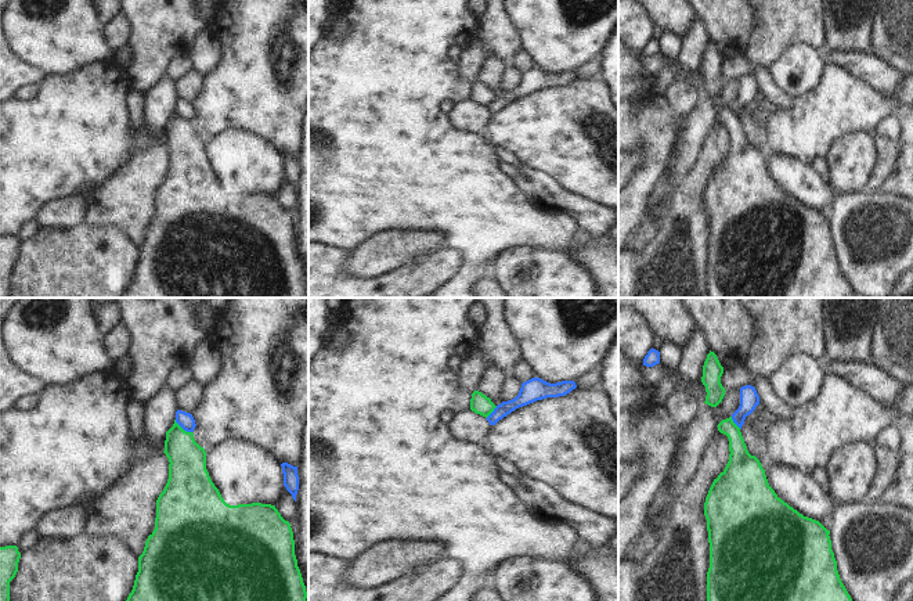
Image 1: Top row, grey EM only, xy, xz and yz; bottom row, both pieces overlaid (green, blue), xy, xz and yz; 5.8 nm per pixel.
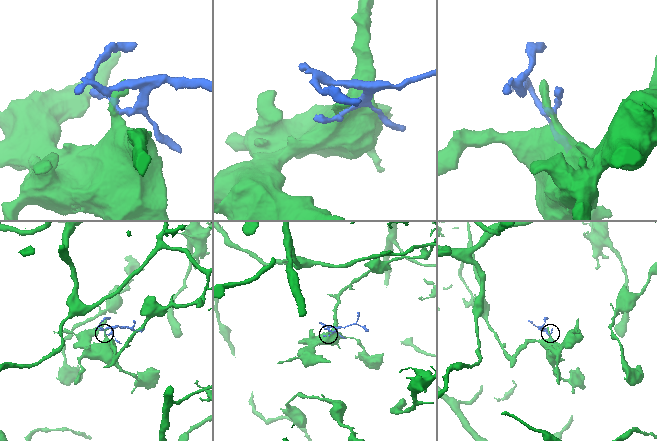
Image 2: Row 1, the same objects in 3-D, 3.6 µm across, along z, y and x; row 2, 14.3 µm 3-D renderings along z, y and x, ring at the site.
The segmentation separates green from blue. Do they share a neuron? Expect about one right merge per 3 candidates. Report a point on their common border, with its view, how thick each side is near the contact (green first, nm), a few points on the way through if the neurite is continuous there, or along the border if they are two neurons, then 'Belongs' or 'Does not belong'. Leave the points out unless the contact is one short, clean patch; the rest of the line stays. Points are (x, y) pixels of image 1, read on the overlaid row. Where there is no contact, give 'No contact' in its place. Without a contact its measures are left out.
Touches green at xy (181, 428). Thickness 220 nm (green) against 90 nm. Boundary: xy (174, 420), (191, 432). Does not belong.

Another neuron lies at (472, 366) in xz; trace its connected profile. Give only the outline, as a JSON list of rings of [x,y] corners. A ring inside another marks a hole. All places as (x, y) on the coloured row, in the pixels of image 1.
[[[477,348],[470,349],[461,357],[461,368],[458,371],[459,388],[473,393],[486,370],[483,353]]]

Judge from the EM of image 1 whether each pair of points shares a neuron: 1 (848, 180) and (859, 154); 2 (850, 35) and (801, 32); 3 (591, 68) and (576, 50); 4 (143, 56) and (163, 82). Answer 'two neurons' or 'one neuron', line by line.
1: one neuron
2: two neurons
3: two neurons
4: two neurons

